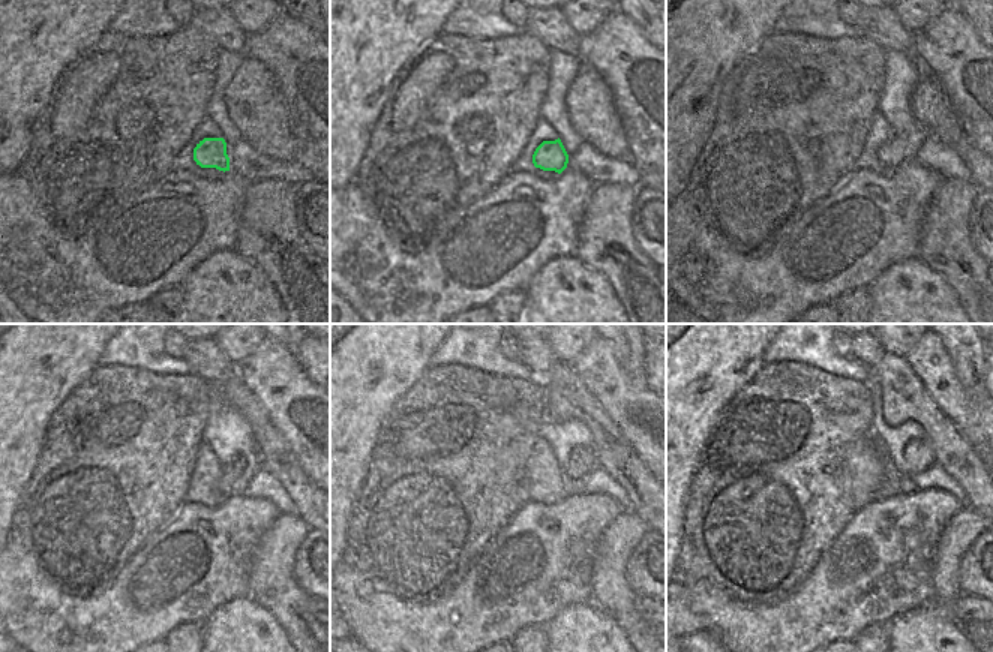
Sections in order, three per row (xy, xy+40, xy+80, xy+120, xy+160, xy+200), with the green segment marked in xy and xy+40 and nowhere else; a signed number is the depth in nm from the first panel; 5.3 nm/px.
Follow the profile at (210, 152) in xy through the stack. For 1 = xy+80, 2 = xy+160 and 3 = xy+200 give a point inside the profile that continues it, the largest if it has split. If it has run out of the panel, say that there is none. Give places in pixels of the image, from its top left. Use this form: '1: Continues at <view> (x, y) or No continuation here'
1: Continues at xy+80 (891, 153)
2: Continues at xy+160 (581, 460)
3: Continues at xy+200 (918, 456)

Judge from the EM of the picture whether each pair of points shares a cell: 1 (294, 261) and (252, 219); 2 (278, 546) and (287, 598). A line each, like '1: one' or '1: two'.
1: one
2: one

